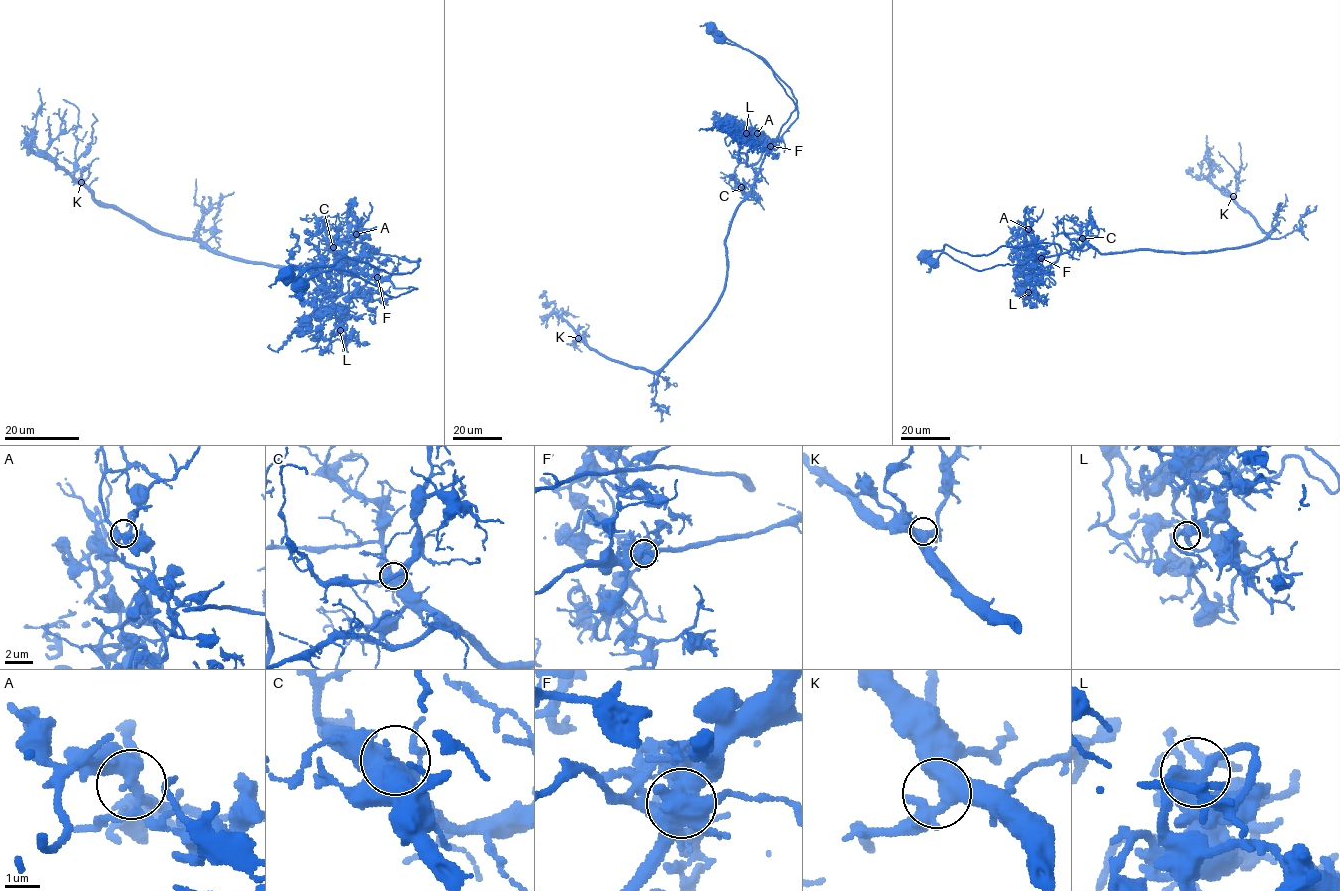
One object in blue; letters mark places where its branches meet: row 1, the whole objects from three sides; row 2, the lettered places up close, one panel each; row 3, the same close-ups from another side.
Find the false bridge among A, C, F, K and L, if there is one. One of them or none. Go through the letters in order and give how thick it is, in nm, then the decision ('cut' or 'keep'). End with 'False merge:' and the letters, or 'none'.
A: calibre 400 nm; keep
C: calibre 550 nm; keep
F: calibre 650 nm; cut
K: calibre 440 nm; keep
L: calibre 440 nm; keep
False merge: F

